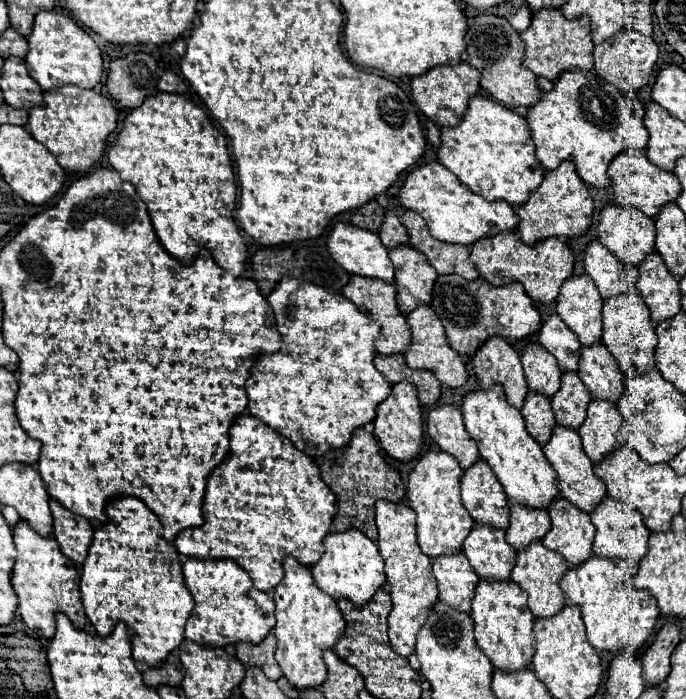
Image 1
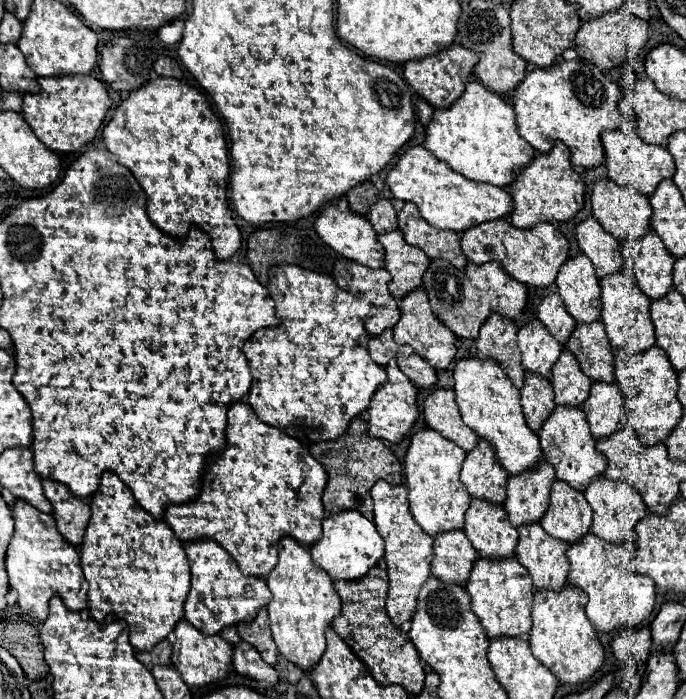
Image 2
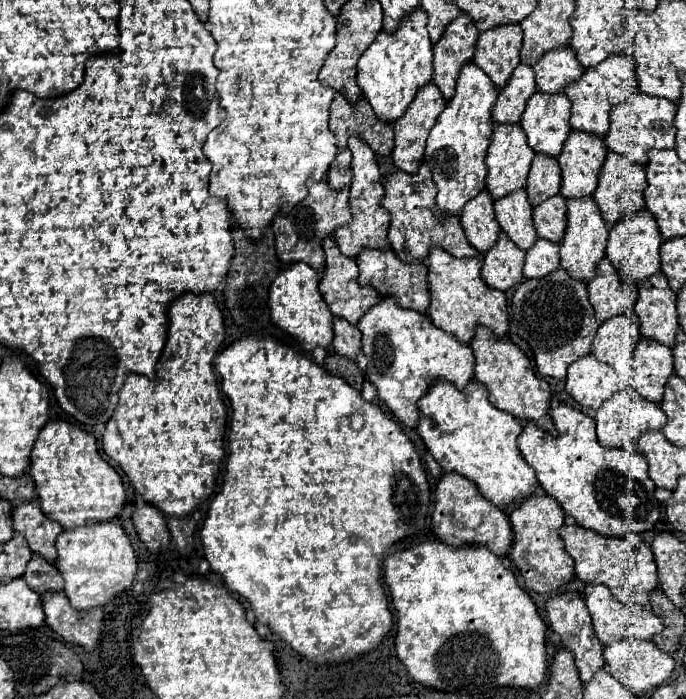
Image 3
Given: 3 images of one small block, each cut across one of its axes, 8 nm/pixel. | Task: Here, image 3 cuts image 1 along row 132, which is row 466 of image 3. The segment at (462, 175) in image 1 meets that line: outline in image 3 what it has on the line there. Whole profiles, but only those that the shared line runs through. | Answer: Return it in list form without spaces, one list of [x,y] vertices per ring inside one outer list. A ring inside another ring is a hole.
[[[436,382],[418,402],[418,408],[422,418],[416,430],[444,472],[466,476],[498,508],[526,500],[536,492],[536,472],[518,450],[522,424],[498,410],[488,400],[488,390],[482,384],[472,382],[466,390],[458,390],[454,384]]]

